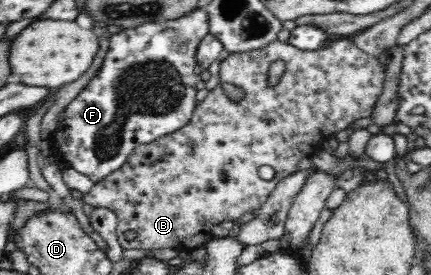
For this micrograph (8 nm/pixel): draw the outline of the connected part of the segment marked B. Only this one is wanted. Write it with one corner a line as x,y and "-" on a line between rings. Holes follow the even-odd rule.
334,37
328,42
327,46
316,50
298,50
287,42
281,42
276,39
269,42
260,48
249,50
243,53
231,53
227,60
224,60
219,65
219,78
218,84
208,91
208,97
202,102
197,102
194,107
191,119
186,126
175,130
174,132
156,137
156,140
146,143
144,145
136,145
133,152
130,153
128,160
118,170
110,173
104,180
98,181
94,184
91,190
86,193
82,201
86,204
90,204
95,208
106,208
117,216
117,239
121,244
123,250
130,250
132,248
138,248
138,250
162,250
162,248
173,248
177,251
183,250
198,250
199,246
206,247
208,240
211,239
210,230
216,224
220,222
235,222
238,218
246,214
256,214
262,209
266,200
270,198
272,190
278,186
280,180
284,180
286,176
290,174
296,174
298,170
298,163
304,158
309,158
313,153
316,153
320,148
319,145
328,140
330,136
346,130
348,127
352,127
356,120
360,118
368,118
372,116
374,112
374,106
380,98
381,92
384,90
384,82
387,74
387,64
382,64
378,57
374,57
364,52
356,43
347,38
-
282,60
286,63
286,72
282,76
282,79
276,86
268,86
268,71
270,65
277,61
-
222,84
235,84
240,86
245,92
244,98
239,103
231,102
224,91
222,90
-
261,166
271,166
275,170
275,175
271,180
264,180
260,177
258,170
-
126,230
135,230
137,237
133,241
128,241
124,237

